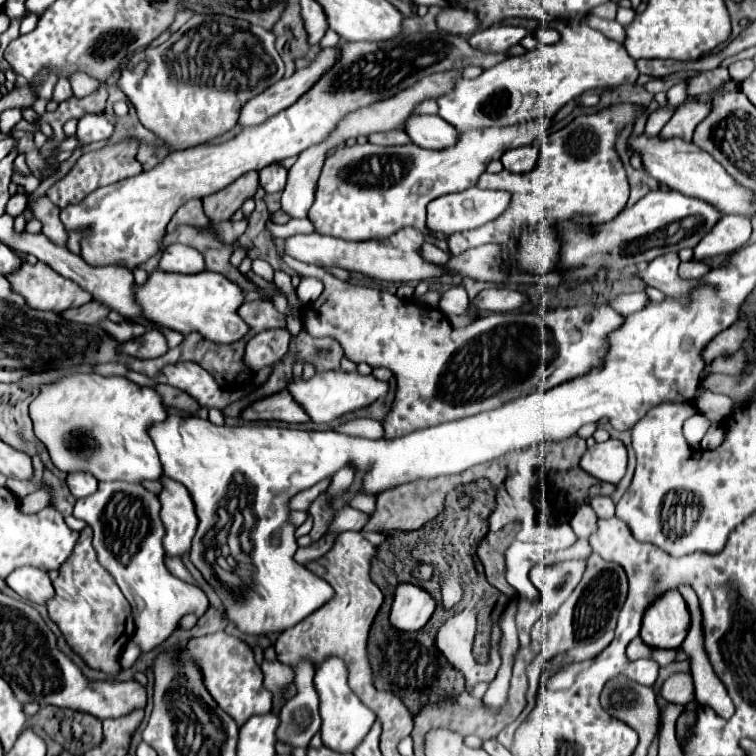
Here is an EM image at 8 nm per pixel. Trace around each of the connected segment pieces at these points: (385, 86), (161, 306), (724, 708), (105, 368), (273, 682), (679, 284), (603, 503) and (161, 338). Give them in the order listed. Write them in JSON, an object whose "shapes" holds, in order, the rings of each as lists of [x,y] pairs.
{"shapes":[[[[427,31],[399,35],[395,39],[375,41],[375,43],[371,43],[371,41],[343,43],[341,49],[343,49],[341,59],[335,63],[335,67],[331,67],[331,71],[325,73],[325,79],[319,79],[303,97],[299,97],[297,103],[293,103],[285,111],[269,117],[265,123],[261,123],[257,127],[245,127],[237,137],[233,137],[227,143],[199,145],[199,147],[191,147],[185,151],[173,151],[155,169],[143,171],[141,175],[129,177],[119,183],[101,187],[101,189],[93,191],[83,203],[65,207],[61,211],[61,221],[63,221],[65,229],[89,227],[89,237],[83,239],[83,245],[81,245],[81,257],[89,265],[125,265],[125,267],[133,269],[133,267],[145,263],[149,257],[153,257],[161,249],[165,229],[167,229],[171,217],[189,199],[203,199],[205,195],[225,189],[227,185],[231,185],[235,179],[239,179],[243,173],[247,173],[251,169],[259,171],[275,161],[283,161],[287,157],[299,155],[313,143],[319,143],[321,139],[325,139],[325,135],[329,135],[329,131],[333,131],[333,127],[339,123],[339,119],[343,115],[347,115],[349,111],[367,107],[371,103],[377,103],[379,99],[389,99],[389,95],[397,95],[397,91],[411,87],[425,75],[459,69],[465,65],[479,65],[483,69],[489,69],[505,59],[503,53],[491,55],[491,53],[481,53],[481,51],[473,49],[467,43],[467,39],[463,39],[463,37],[449,35],[449,33],[427,33]]],[[[155,269],[143,285],[133,285],[133,295],[145,319],[183,335],[189,331],[201,331],[205,339],[213,339],[215,343],[233,343],[249,329],[237,315],[237,309],[243,303],[243,291],[227,277],[213,271],[181,275]]],[[[701,613],[695,619],[695,627],[689,625],[687,637],[681,643],[681,651],[687,653],[691,663],[691,675],[695,679],[695,697],[697,703],[709,705],[719,717],[729,719],[733,715],[733,701],[729,699],[723,683],[717,681],[711,663],[707,661],[703,643],[701,643]]],[[[107,363],[107,364],[98,364],[95,369],[95,373],[100,375],[111,376],[111,375],[126,375],[129,372],[129,369],[121,363]]],[[[263,661],[261,665],[265,681],[263,685],[271,691],[273,695],[273,709],[281,707],[287,701],[287,687],[293,683],[293,669],[289,669],[287,665],[281,665],[279,661]]],[[[677,253],[661,255],[661,257],[653,259],[645,271],[635,273],[635,275],[639,279],[643,279],[647,285],[657,287],[659,291],[663,291],[667,297],[673,297],[681,303],[687,303],[687,295],[697,285],[697,281],[683,281],[677,275],[679,263],[681,261],[679,261]]],[[[597,495],[597,497],[591,499],[589,505],[591,505],[593,511],[597,513],[597,517],[613,517],[613,515],[615,515],[615,503],[611,501],[611,497]]],[[[147,331],[145,335],[137,337],[137,339],[131,339],[127,343],[121,343],[117,347],[123,355],[127,353],[129,357],[135,357],[135,359],[153,359],[153,357],[161,357],[167,353],[167,339],[163,333],[159,331]]]]}

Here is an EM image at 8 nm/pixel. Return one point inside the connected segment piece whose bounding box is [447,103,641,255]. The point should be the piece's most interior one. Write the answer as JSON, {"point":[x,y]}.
{"point":[566,185]}

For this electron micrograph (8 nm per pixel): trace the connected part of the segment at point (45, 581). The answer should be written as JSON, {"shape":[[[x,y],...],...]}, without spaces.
{"shape":[[[19,567],[7,575],[5,583],[19,597],[33,601],[37,605],[47,605],[47,601],[55,595],[47,571],[37,569],[37,567]]]}

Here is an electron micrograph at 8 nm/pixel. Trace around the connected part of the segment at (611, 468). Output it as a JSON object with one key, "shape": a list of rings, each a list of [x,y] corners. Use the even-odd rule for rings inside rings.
{"shape":[[[609,439],[605,443],[595,443],[593,447],[589,447],[583,453],[579,467],[585,473],[593,475],[595,479],[617,485],[621,481],[621,477],[625,475],[627,449],[617,439]]]}

